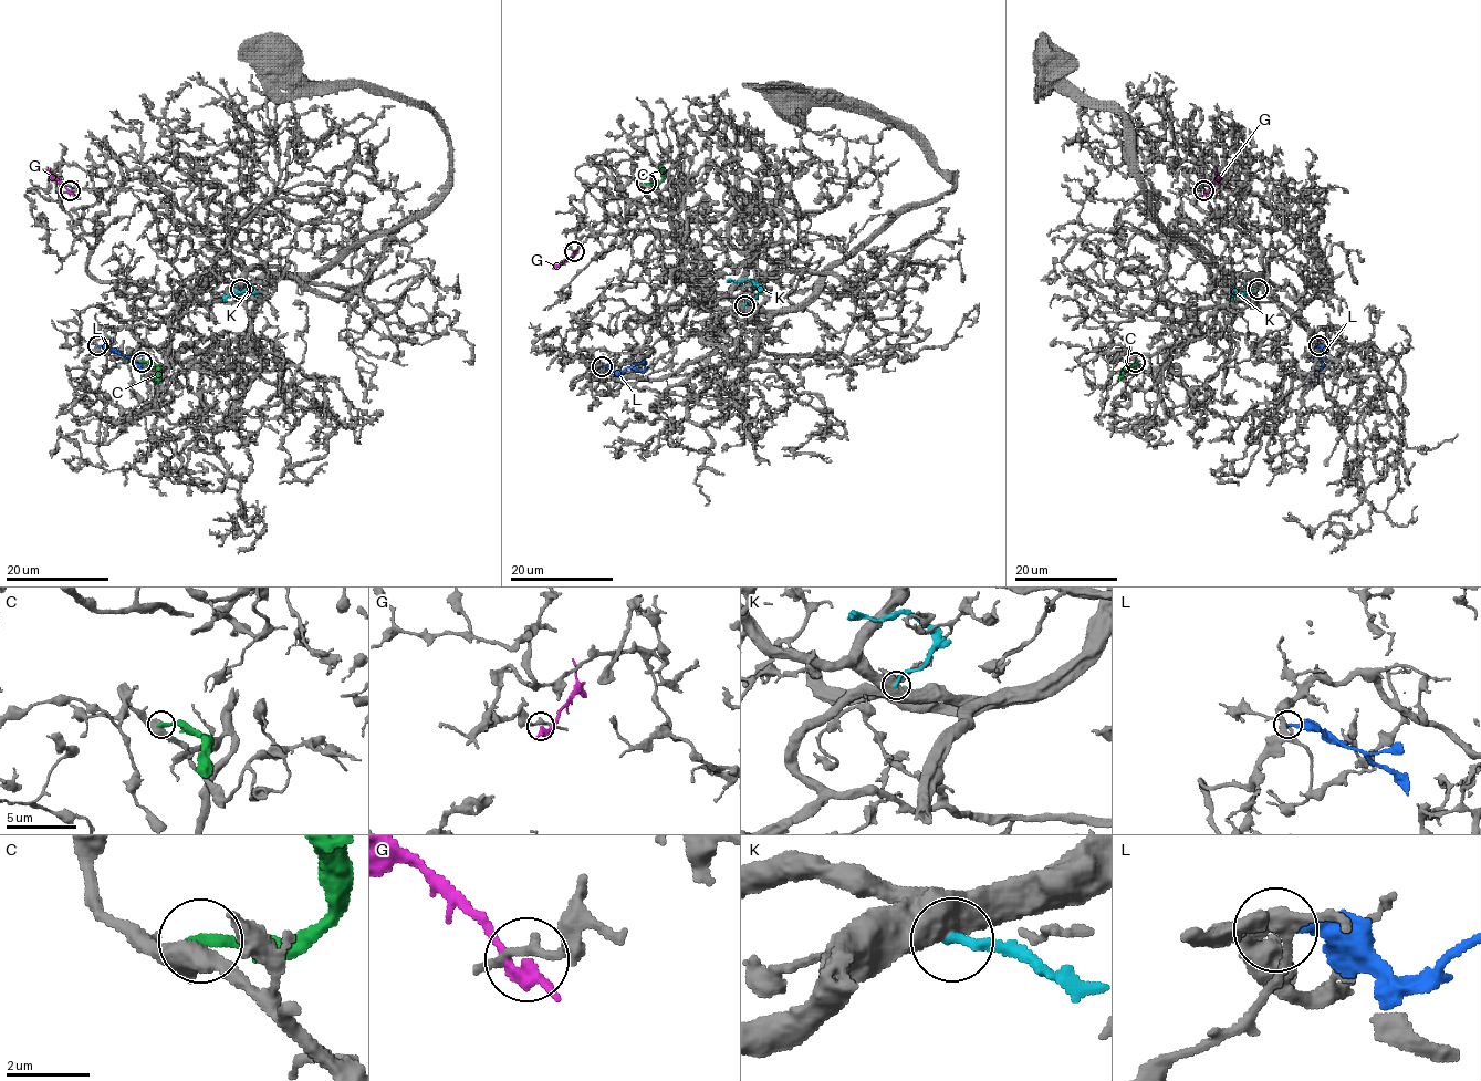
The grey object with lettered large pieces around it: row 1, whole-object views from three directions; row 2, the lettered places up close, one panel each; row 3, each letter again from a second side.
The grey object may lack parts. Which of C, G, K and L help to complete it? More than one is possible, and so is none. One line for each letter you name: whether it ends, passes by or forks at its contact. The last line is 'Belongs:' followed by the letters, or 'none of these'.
Belongs: none of these

